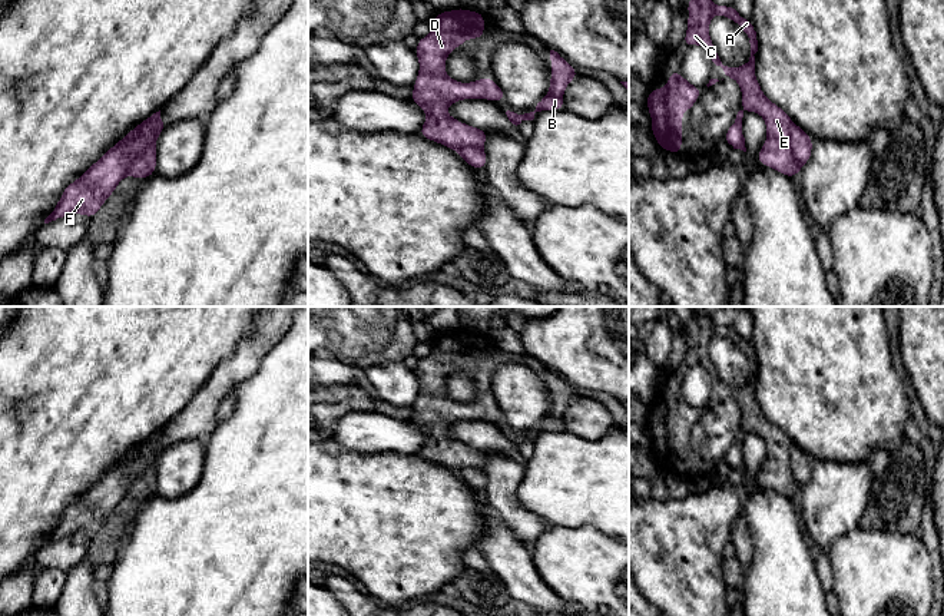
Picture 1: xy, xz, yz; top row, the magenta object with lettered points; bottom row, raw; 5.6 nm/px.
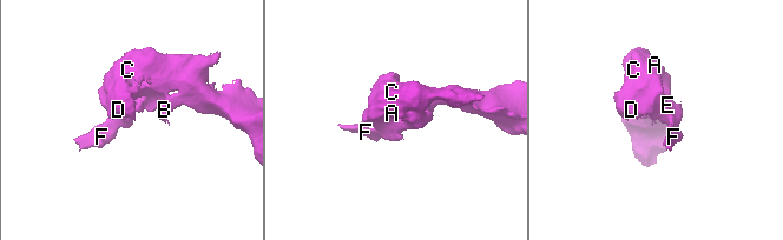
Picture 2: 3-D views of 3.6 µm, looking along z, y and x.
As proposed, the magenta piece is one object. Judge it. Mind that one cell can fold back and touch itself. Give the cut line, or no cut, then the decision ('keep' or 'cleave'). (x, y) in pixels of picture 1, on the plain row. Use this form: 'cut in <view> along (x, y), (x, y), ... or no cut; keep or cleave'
cut in xy along (162, 443), (145, 446), (138, 459), (115, 467); cleave

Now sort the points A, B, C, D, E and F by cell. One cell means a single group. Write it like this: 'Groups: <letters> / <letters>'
Groups: A B C D E / F

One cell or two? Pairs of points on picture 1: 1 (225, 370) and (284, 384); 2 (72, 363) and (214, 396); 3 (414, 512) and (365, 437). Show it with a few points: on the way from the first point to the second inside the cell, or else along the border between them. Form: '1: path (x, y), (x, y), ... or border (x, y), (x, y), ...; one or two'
1: border (271, 347), (259, 367), (237, 386); two
2: border (217, 364), (211, 377), (175, 417); two
3: border (343, 446), (351, 451), (364, 453), (410, 453); two

